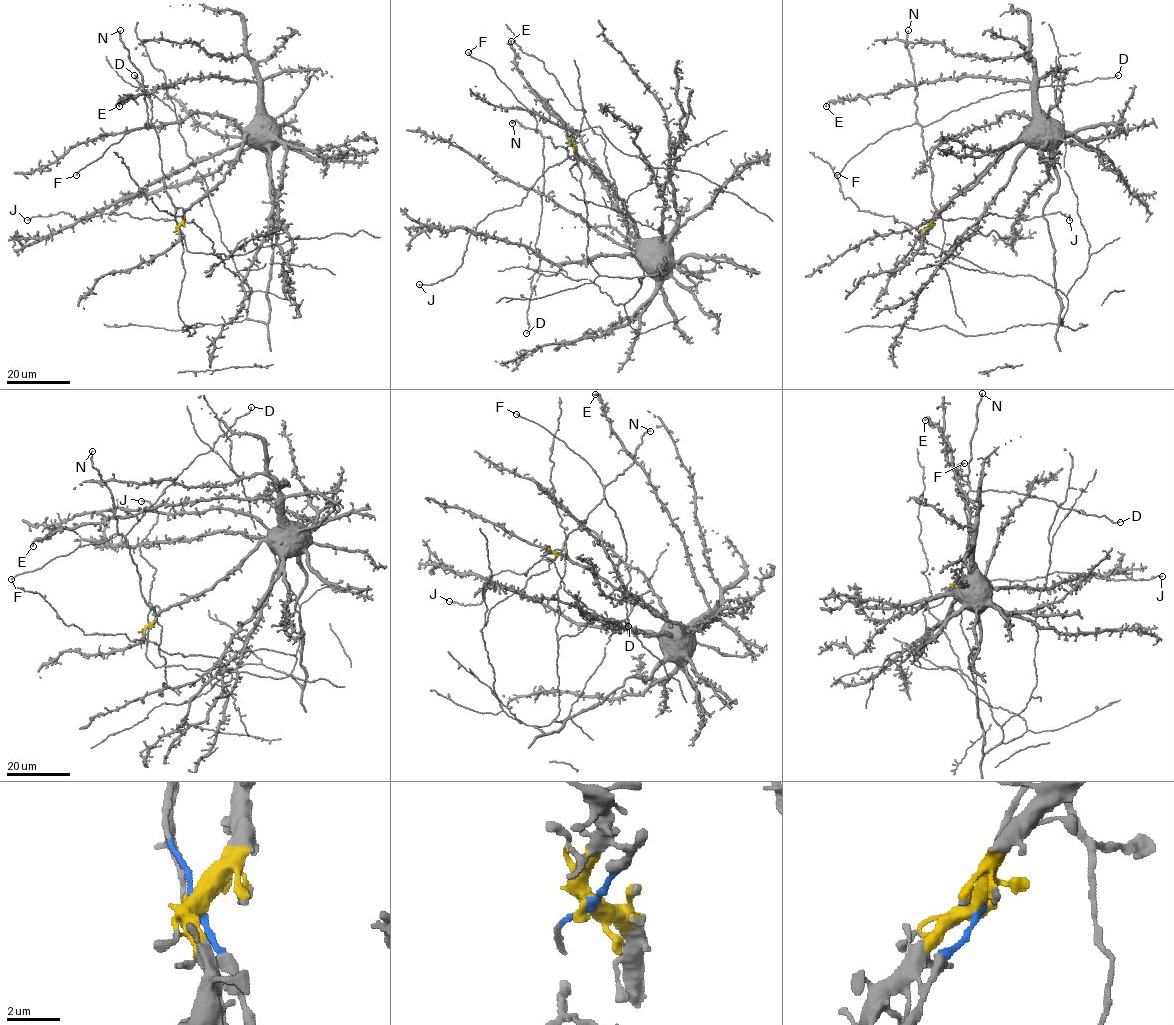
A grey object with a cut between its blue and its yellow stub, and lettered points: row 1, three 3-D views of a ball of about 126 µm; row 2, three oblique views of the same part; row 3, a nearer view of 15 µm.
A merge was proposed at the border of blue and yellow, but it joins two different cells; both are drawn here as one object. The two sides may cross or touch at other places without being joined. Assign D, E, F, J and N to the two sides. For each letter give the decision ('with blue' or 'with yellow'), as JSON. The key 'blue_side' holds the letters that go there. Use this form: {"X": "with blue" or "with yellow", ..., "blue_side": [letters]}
{"D": "with blue", "E": "with yellow", "F": "with blue", "J": "with blue", "N": "with blue", "blue_side": ["D", "F", "J", "N"]}

